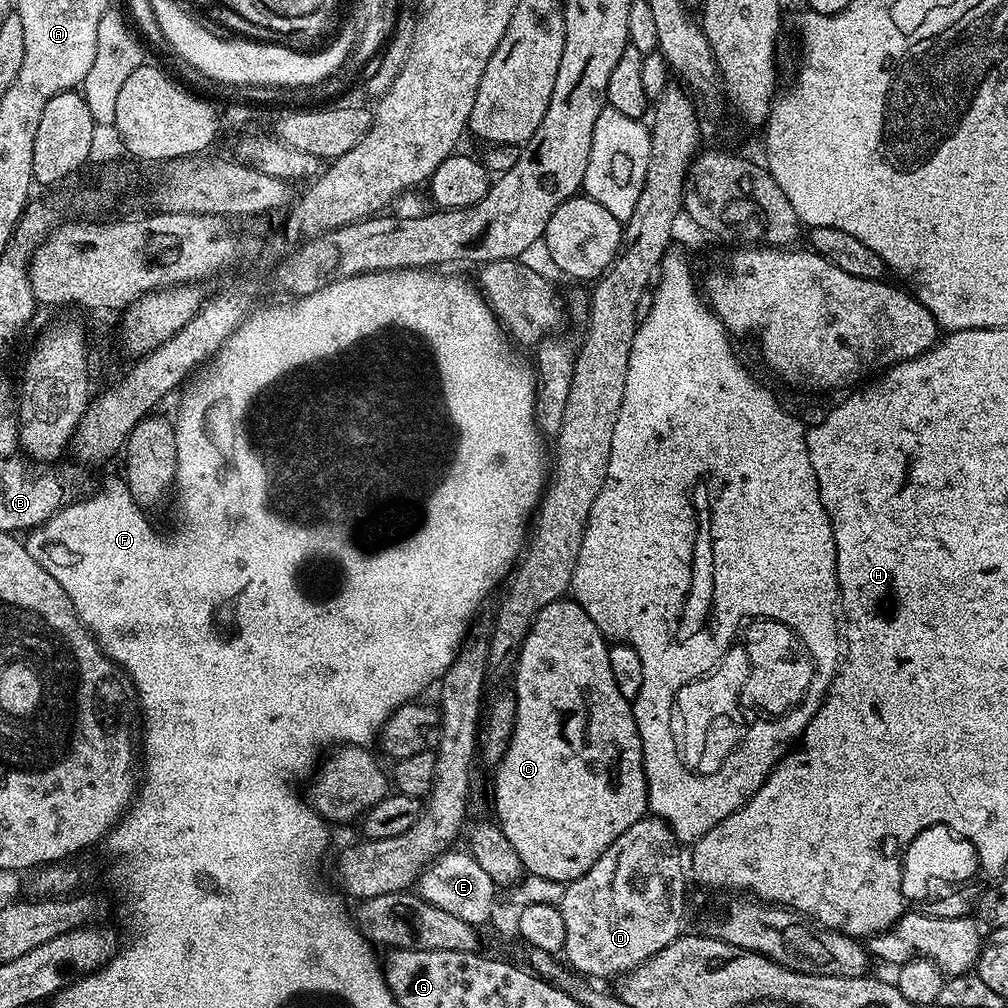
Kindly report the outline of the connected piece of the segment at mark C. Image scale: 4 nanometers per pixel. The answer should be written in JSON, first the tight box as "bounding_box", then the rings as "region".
{"bounding_box":[494,599,649,886],"region":[[[575,599],[555,600],[550,602],[550,606],[546,606],[540,611],[526,634],[520,657],[514,665],[516,725],[506,754],[494,768],[494,772],[496,772],[496,812],[500,815],[498,823],[502,831],[505,832],[506,838],[510,840],[511,845],[518,852],[525,873],[529,876],[553,879],[554,882],[565,886],[582,878],[582,874],[586,874],[586,870],[590,870],[598,862],[603,852],[630,826],[644,818],[649,811],[648,780],[644,776],[642,742],[638,734],[636,719],[632,713],[631,703],[626,698],[622,698],[622,694],[618,690],[618,682],[614,682],[614,673],[610,670],[609,647],[609,641],[598,630],[598,626],[594,626],[590,614],[586,614],[586,610],[582,610],[582,606],[577,604]]]}

